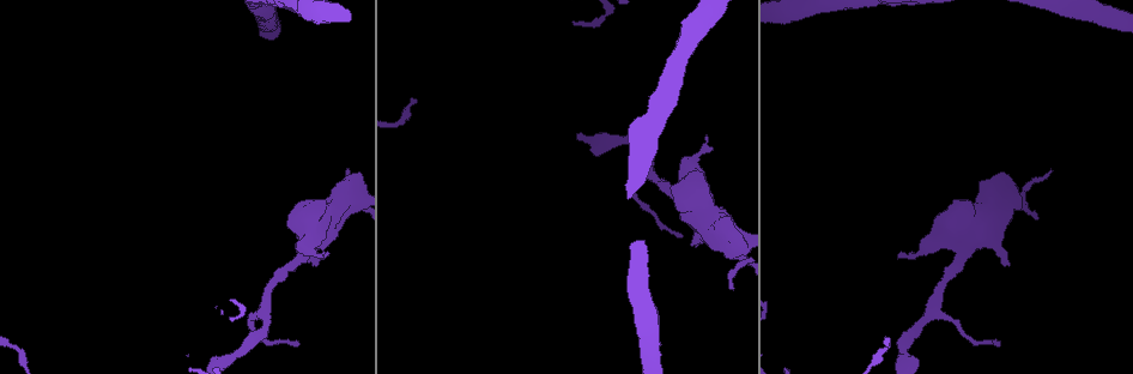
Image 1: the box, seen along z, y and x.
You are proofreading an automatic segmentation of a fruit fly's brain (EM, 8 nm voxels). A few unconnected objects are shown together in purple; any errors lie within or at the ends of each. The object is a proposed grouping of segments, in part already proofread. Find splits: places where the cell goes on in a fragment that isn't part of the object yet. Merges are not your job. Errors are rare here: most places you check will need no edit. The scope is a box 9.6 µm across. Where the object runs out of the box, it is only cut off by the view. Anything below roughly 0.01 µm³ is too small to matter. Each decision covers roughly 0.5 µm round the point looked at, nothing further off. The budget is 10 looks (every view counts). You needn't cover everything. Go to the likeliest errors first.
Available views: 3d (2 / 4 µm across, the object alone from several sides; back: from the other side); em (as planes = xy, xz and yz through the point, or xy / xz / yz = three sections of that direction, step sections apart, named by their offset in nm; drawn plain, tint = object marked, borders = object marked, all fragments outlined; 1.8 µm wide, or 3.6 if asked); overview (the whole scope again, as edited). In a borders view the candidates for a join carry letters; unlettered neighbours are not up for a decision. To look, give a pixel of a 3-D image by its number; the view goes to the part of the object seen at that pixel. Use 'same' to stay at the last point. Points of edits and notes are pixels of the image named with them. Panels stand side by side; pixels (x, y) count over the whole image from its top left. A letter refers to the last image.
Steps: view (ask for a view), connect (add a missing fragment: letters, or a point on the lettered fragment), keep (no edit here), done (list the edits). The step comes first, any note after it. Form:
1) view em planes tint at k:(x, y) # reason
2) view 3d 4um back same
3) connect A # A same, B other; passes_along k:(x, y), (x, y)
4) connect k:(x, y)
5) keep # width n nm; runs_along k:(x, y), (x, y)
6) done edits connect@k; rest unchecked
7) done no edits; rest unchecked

view em planes borders at 1:(707, 135) # free end

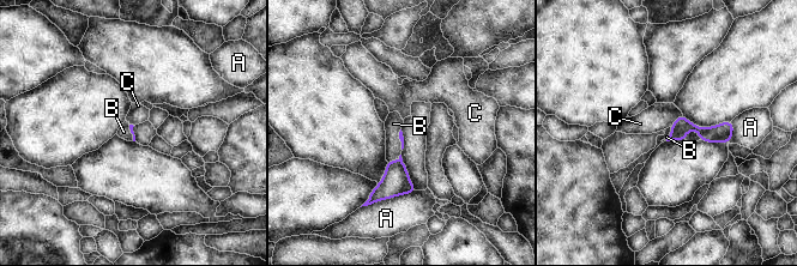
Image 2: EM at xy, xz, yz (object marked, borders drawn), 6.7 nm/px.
connect B # A other, B same, C other; passes_along 2:(396, 181), (394, 161), (393, 124); the cell continues

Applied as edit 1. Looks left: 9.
view overview # see it whole again

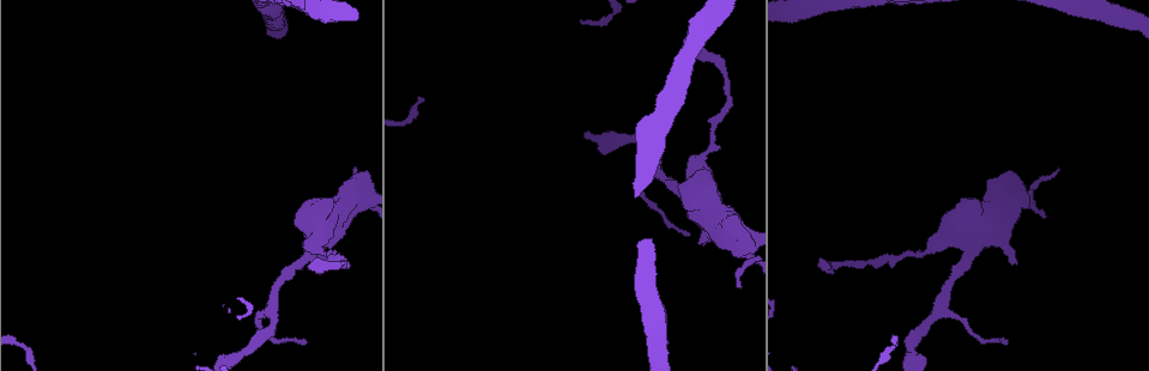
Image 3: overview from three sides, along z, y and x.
view 3d 2um at 3:(827, 266) # long arm stops here

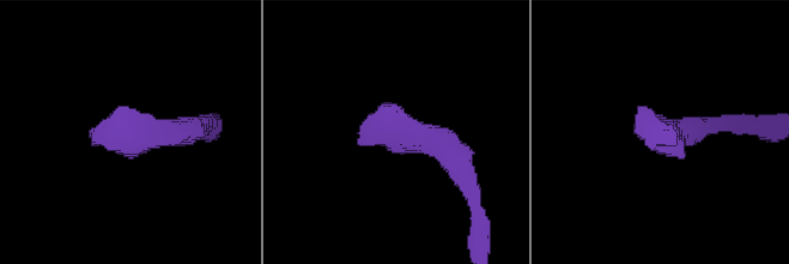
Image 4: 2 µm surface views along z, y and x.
view em yz step 16 tint at 4:(357, 141) # shape alone is not enough

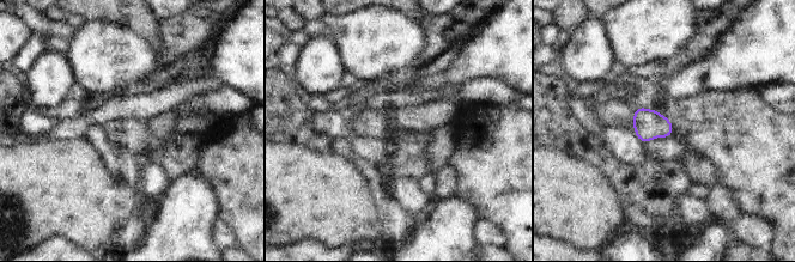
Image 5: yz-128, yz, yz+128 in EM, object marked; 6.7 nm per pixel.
view em planes borders same

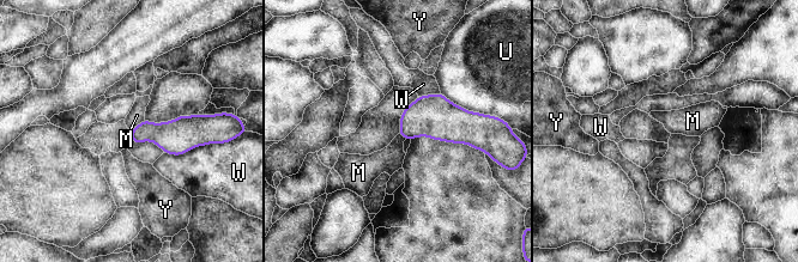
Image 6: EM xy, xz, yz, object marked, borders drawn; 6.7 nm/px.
keep # M other, U other, W other, Y other; border 6:(144, 119), (131, 130); none of them fits

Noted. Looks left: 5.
view 3d 4um at 3:(1016, 263) # free end

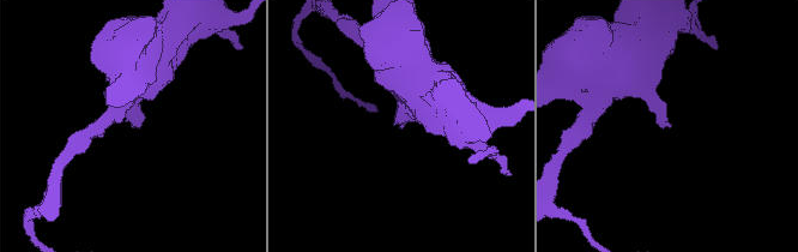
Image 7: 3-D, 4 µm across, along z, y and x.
view em 3.6um planes borders at 7:(670, 127)

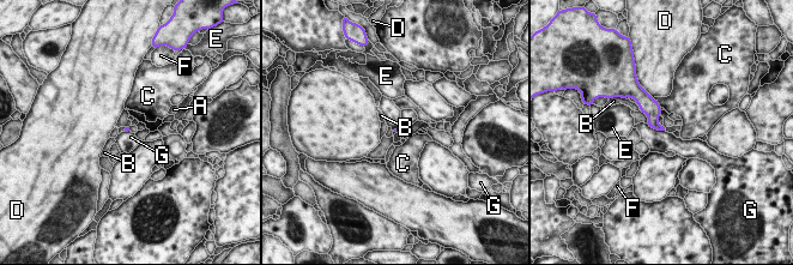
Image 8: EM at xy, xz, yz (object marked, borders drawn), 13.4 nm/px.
keep # A other, B other, C other, D other, E other, F other, G other; none of them fits

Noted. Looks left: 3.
view em planes borders at 3:(356, 168) # tapers out

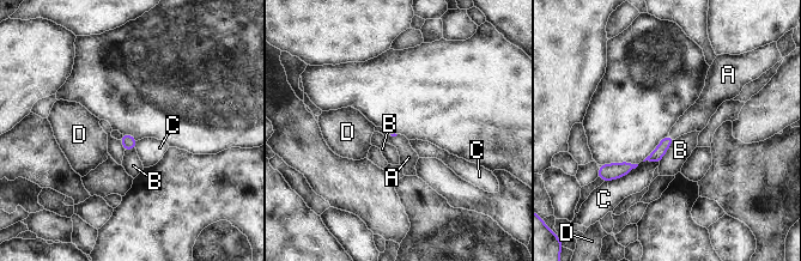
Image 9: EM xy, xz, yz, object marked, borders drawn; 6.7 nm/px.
connect A # A same, B other, C other, D other; passes_along 9:(661, 150), (671, 137), (697, 116); it goes on there

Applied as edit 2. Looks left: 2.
done edits connect@2, connect@9; rest unchecked

